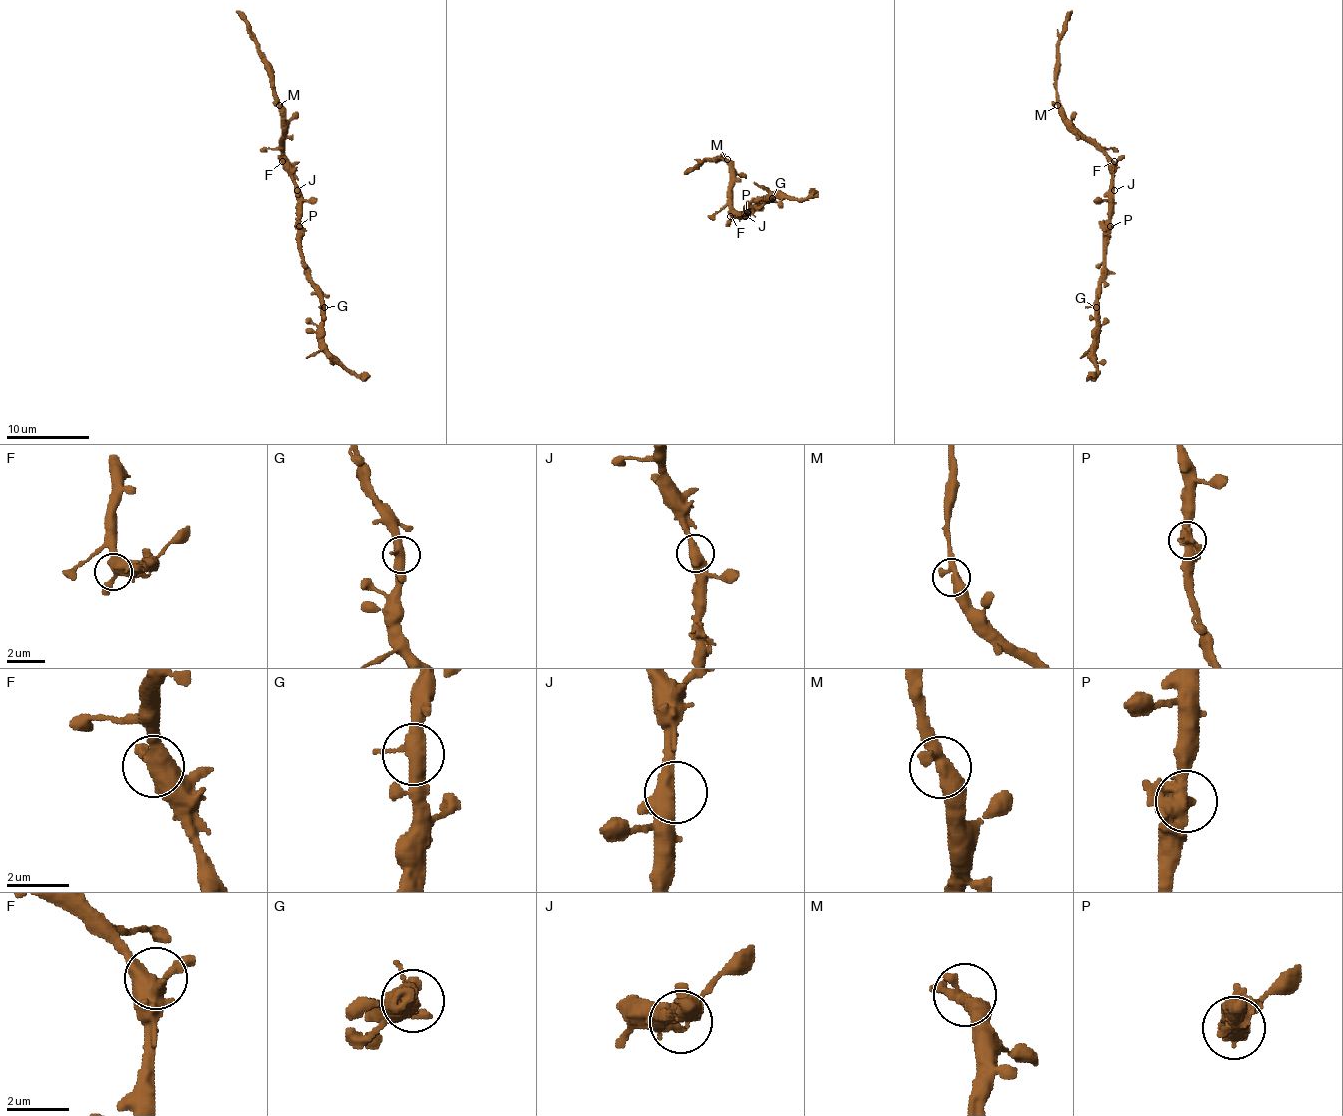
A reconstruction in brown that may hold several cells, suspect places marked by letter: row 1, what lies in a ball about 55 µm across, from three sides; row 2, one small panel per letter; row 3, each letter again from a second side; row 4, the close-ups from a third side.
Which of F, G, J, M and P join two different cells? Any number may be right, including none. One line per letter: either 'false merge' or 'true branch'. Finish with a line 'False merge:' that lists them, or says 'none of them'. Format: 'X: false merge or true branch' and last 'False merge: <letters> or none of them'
F: true branch
G: true branch
J: true branch
M: true branch
P: true branch
False merge: none of them

